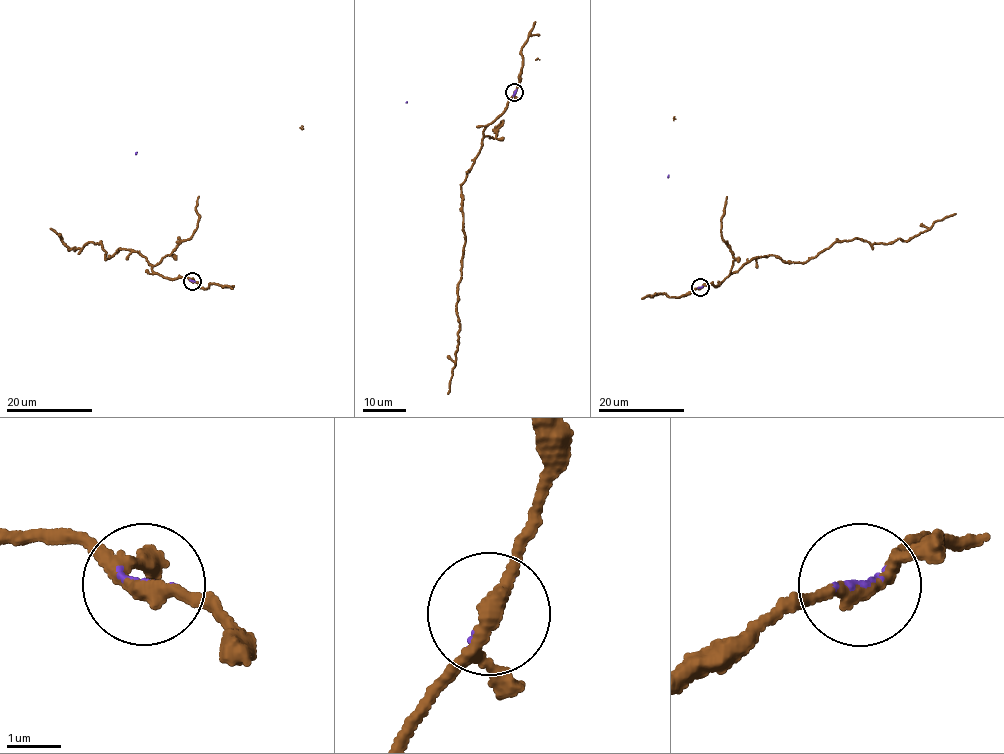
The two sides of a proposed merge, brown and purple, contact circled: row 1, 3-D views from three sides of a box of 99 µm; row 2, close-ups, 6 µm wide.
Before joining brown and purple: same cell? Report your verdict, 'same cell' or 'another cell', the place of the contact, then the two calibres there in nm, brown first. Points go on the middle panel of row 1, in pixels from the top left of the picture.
another cell | (514, 92) | 220/120 nm

